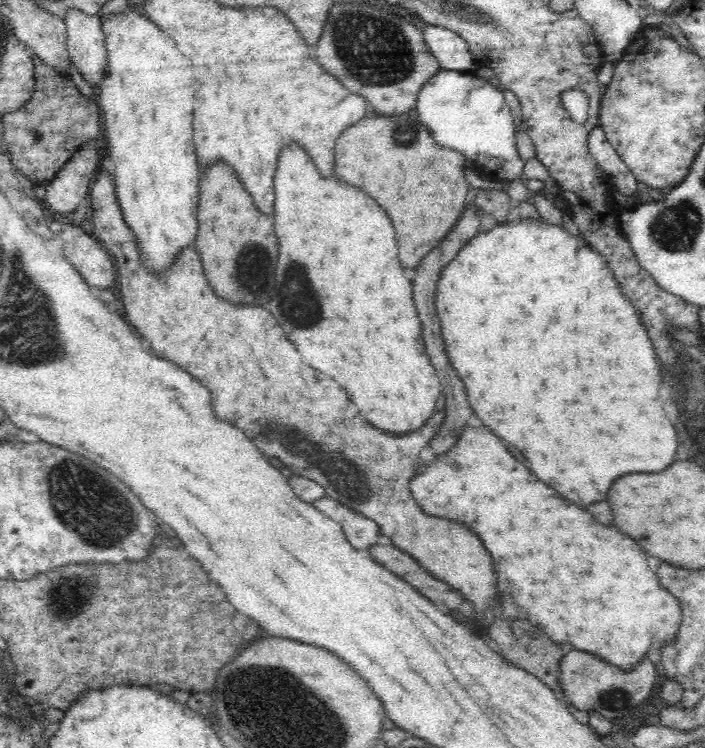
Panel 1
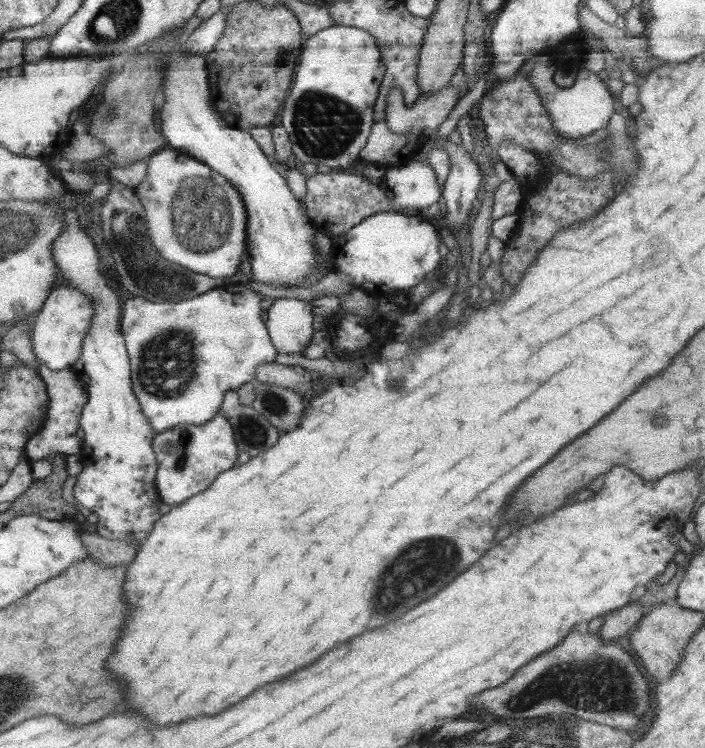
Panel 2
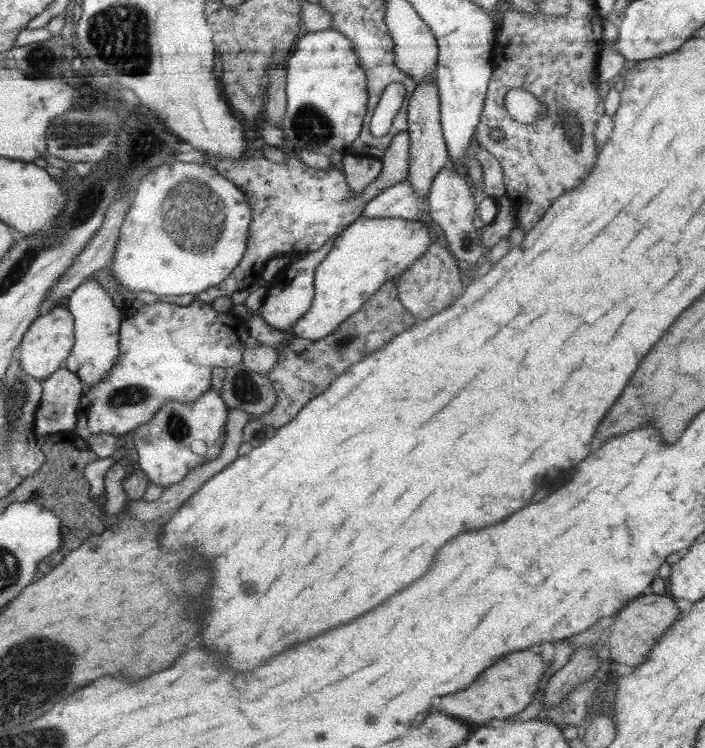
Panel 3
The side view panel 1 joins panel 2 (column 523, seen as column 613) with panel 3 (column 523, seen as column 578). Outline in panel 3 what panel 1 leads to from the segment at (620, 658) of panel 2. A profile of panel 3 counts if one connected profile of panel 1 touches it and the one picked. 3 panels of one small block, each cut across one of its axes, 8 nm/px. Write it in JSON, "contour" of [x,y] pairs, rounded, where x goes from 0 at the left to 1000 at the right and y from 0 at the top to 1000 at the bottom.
{"contour":[[[749,868],[722,872],[689,894],[661,922],[630,930],[627,947],[638,957],[651,957],[678,968],[732,957],[755,939],[777,886],[766,873]]]}

